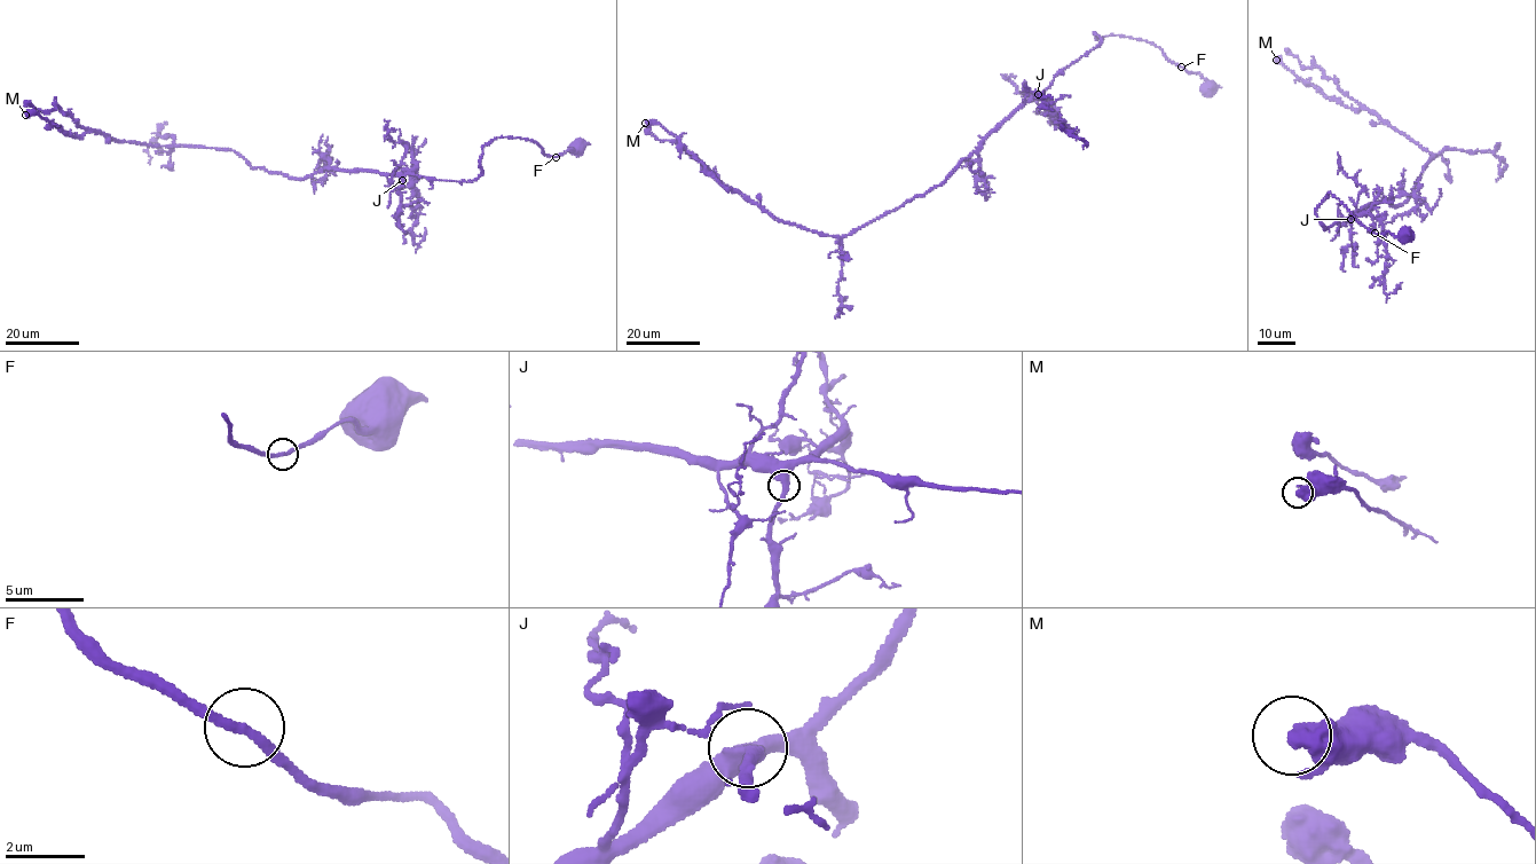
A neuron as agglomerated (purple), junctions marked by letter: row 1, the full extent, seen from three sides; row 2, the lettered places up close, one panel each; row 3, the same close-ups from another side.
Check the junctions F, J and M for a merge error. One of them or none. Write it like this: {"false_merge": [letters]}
{"false_merge": []}

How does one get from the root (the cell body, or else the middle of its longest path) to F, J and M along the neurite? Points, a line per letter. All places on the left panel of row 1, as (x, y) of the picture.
F: (580, 146), (556, 156)
J: (580, 146), (551, 157), (532, 141), (494, 138), (482, 148), (481, 172), (474, 180), (409, 174), (402, 180)
M: (580, 146), (551, 157), (494, 138), (469, 181), (328, 167), (301, 179), (231, 150), (72, 138), (25, 115)

